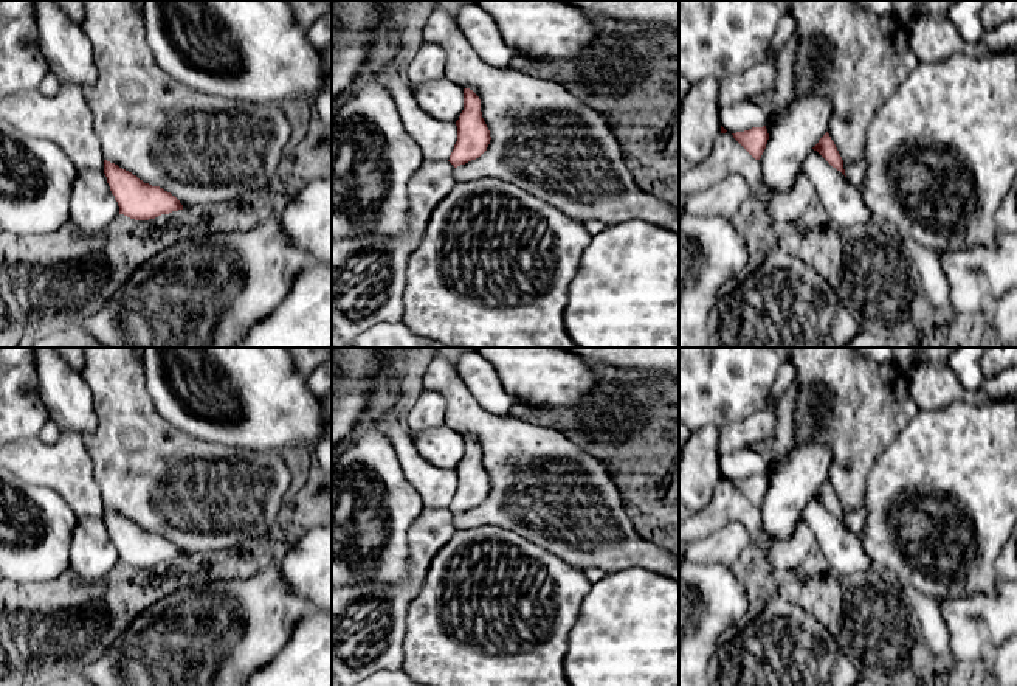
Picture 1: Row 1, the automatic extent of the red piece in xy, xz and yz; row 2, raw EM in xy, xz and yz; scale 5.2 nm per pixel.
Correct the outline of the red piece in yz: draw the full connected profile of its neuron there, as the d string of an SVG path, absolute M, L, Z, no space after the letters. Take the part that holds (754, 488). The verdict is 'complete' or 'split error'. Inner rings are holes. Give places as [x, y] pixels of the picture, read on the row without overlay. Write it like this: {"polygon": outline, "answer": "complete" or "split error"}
{"polygon": "M766 473L752 475L749 478L736 480L732 483L755 508L761 506L769 487Z", "answer": "complete"}

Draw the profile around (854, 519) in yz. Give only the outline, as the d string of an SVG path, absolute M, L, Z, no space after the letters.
M860 504L857 509L843 509L845 523L854 534L862 534L865 528L865 506Z

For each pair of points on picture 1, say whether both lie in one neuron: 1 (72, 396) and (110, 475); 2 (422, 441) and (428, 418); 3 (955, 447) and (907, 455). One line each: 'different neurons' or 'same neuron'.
1: different neurons
2: different neurons
3: same neuron

